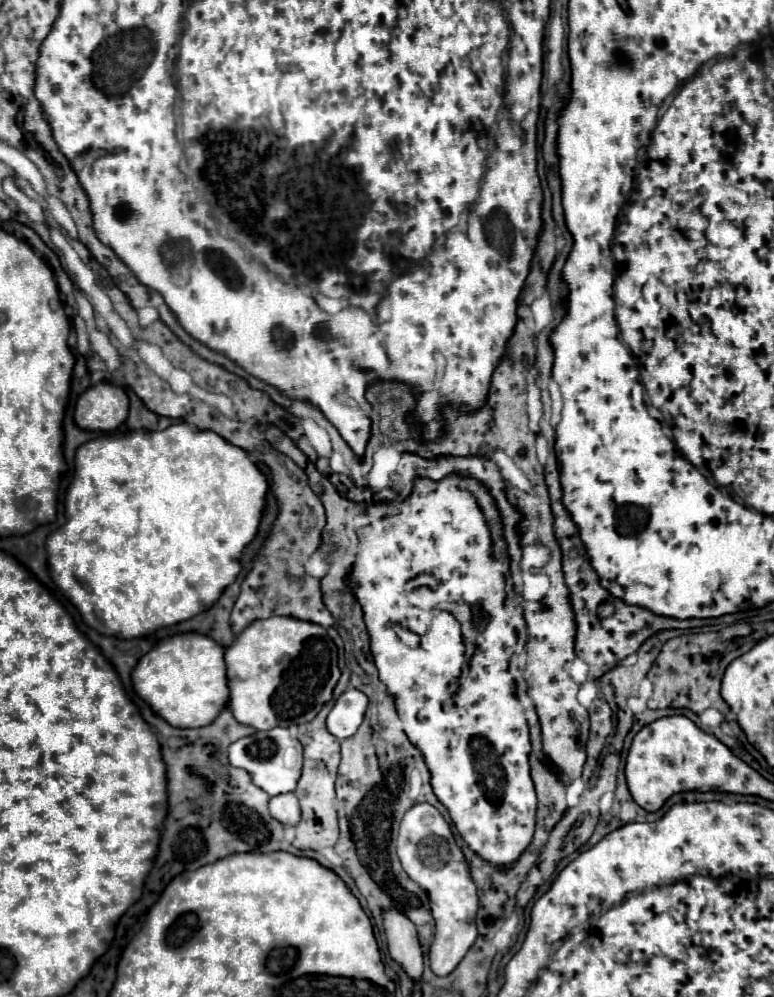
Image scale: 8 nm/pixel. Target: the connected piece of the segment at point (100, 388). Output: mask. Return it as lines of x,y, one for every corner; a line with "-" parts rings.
100,381
88,387
76,401
74,421
88,431
114,431
128,417
128,395
120,385

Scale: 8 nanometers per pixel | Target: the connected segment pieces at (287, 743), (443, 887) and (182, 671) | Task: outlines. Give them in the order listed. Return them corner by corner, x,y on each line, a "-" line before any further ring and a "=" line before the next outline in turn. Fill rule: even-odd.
286,727
256,731
228,745
228,761
232,767
244,769
256,787
274,797
296,789
302,771
302,743
296,737
292,737
=
418,803
404,815
398,835
398,857
408,877
428,891
430,909
436,921
436,935
430,947
430,967
436,975
444,977
456,969
476,941
476,885
470,877
466,859
454,841
450,825
430,803
=
200,633
174,635
146,653
132,673
136,693
174,727
210,725
226,707
230,691
226,681
224,647

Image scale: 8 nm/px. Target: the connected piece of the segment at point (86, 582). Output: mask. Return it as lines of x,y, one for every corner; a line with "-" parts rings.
178,423
170,425
164,431
126,431
116,437
96,437
92,441
86,441
76,449
76,461
74,461
74,479
68,485
66,491
66,523
58,527
46,543
48,549
48,563
50,563
50,573
54,583
64,591
64,595
78,607
82,619
86,625
96,629
102,635
114,635
114,637
124,637
124,639
134,639
134,637
144,637
148,633
154,633
160,627
170,627
182,621
192,619
200,611
208,611
212,603
220,597
222,589
230,583
236,581
242,563
242,551
244,547
256,537
262,513
266,507
266,493
268,493
268,479
266,475
258,469
254,461
250,461
248,453
214,431
198,431
190,427
188,423

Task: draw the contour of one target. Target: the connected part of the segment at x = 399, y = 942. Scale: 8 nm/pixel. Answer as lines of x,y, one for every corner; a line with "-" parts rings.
388,907
388,911
384,911
384,929
392,959
398,961
414,981
420,981
422,951
414,923
402,911
396,911
396,907

